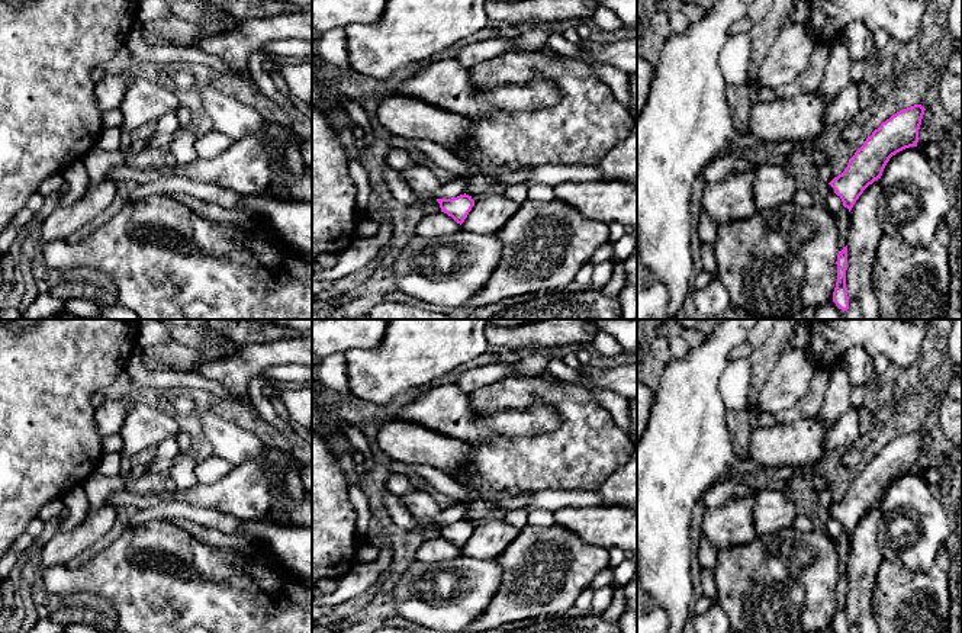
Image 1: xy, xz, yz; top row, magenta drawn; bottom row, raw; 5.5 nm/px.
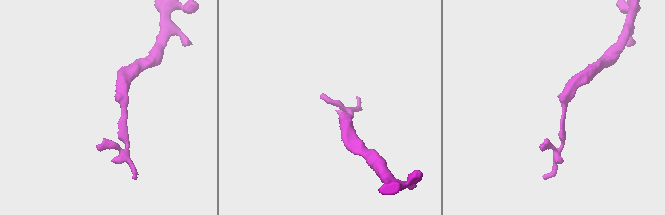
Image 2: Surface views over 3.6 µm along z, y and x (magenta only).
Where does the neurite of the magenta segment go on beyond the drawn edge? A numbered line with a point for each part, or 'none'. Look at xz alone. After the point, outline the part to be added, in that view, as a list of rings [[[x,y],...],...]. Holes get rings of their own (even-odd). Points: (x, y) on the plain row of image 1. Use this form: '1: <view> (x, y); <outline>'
none

